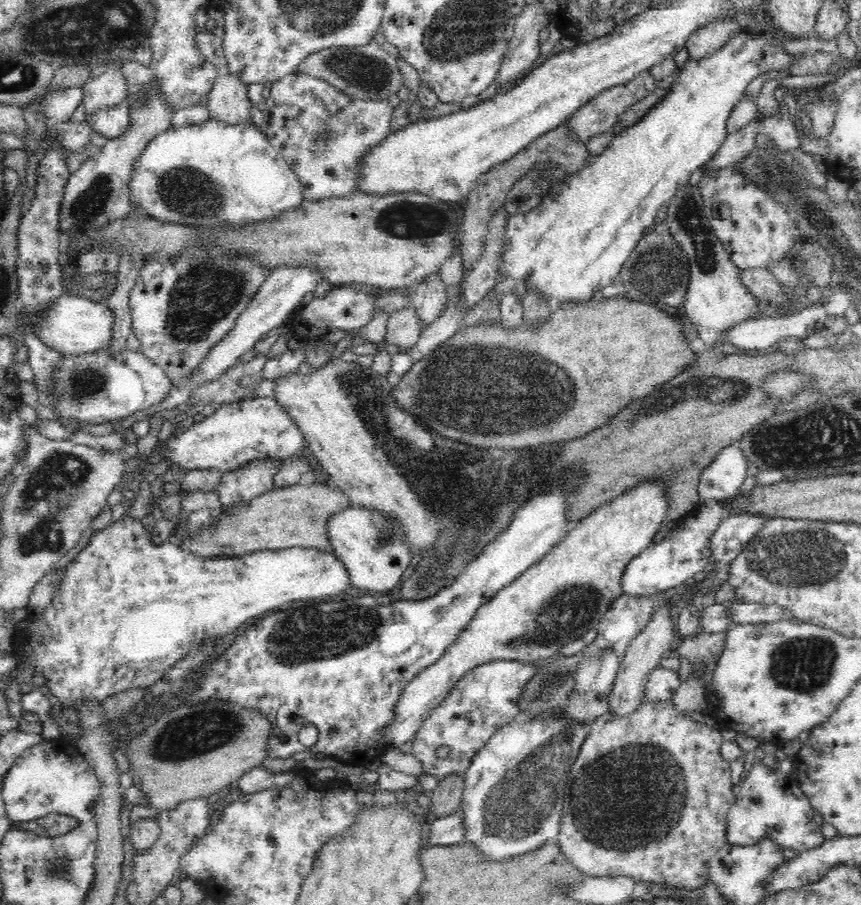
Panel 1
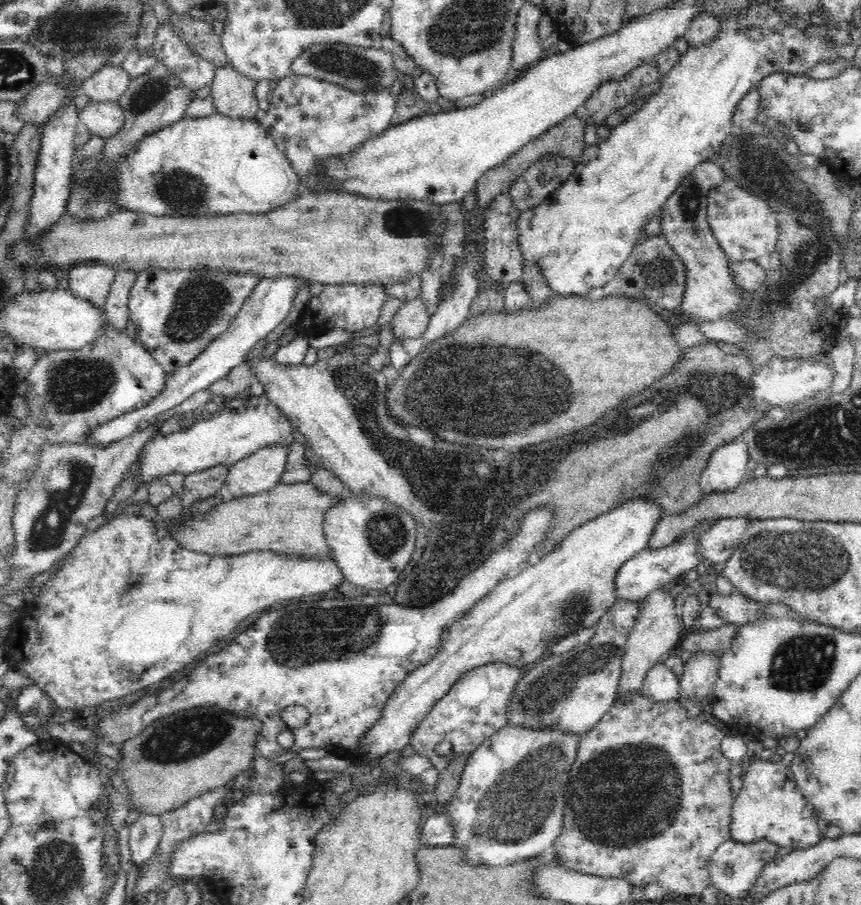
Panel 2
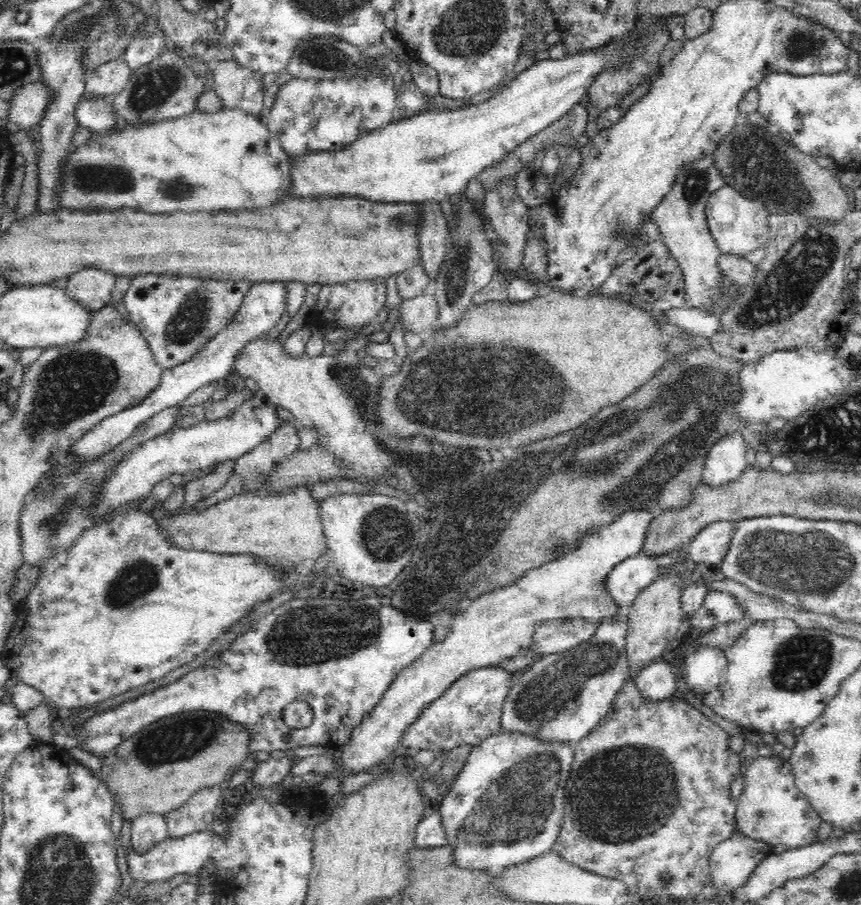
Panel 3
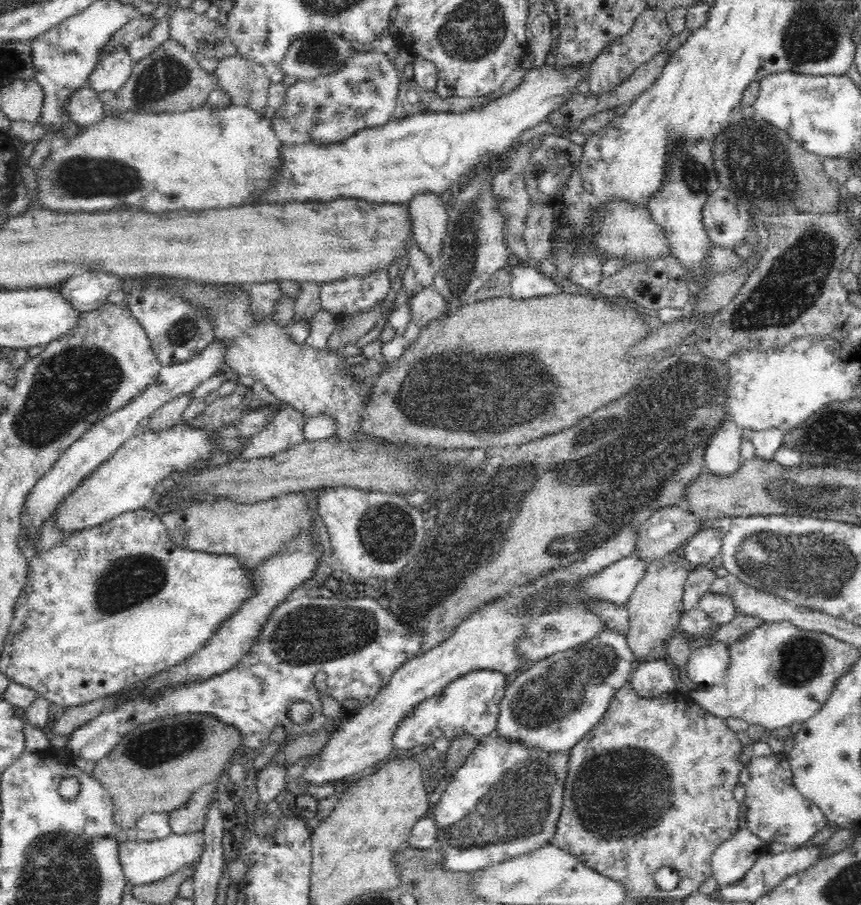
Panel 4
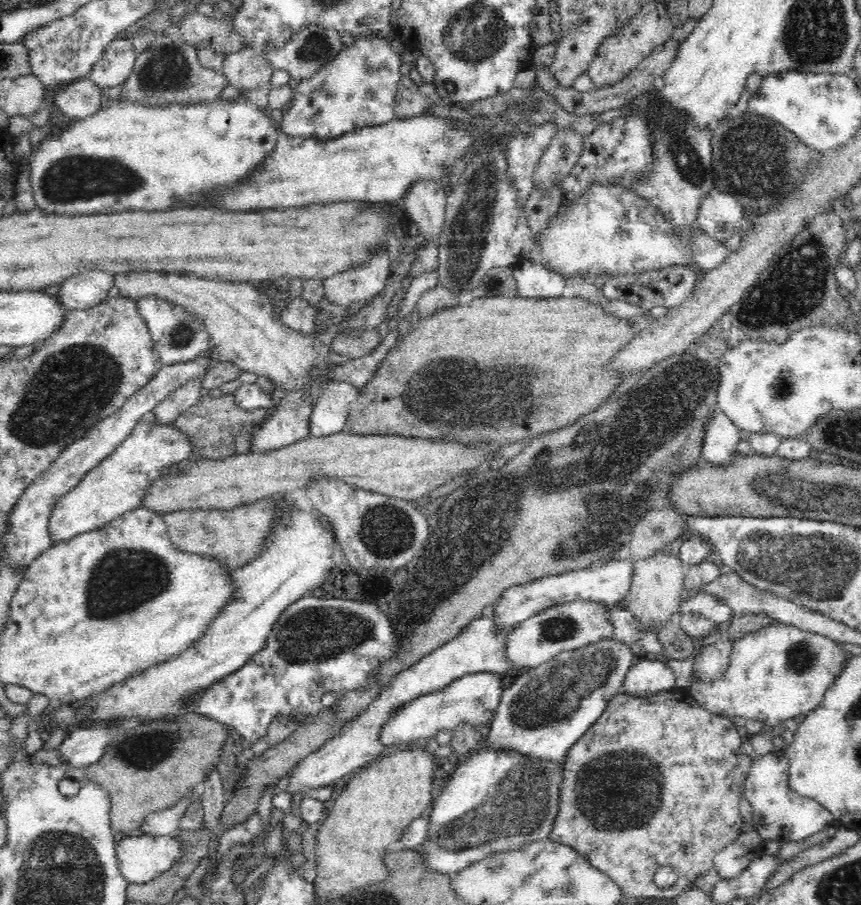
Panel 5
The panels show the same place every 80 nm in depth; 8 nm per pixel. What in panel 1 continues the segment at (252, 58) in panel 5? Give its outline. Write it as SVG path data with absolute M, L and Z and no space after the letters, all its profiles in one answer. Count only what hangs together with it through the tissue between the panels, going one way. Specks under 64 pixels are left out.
M227 68L221 69L208 94L210 117L226 123L250 122L250 114L256 104L248 97L248 86Z

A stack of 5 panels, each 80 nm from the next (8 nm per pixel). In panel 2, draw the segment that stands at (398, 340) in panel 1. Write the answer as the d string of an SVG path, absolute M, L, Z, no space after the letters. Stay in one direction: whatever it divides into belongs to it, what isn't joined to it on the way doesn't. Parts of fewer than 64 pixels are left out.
M420 297L403 300L402 306L394 315L391 323L392 333L402 340L405 338L420 338L428 330L433 313L427 302Z

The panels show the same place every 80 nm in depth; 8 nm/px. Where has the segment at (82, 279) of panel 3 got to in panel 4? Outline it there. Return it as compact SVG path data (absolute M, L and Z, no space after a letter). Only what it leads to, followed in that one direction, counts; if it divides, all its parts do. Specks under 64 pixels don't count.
M84 271L68 278L58 288L64 300L78 312L100 308L112 290L121 288L121 280L105 271Z

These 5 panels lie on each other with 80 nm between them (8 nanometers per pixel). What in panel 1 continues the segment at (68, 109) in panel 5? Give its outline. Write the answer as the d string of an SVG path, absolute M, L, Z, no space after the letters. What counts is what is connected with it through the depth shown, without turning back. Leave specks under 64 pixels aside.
M124 101L114 106L96 109L86 117L91 132L102 134L107 139L120 136L128 128L130 119L128 107Z

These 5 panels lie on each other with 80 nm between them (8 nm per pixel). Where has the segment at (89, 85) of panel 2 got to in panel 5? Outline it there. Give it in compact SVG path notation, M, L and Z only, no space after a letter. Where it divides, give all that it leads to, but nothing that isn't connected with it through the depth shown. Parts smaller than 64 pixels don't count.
M123 29L118 32L88 74L90 79L102 88L122 85L132 74L138 54L134 50L134 42L124 34L128 34L128 31Z

